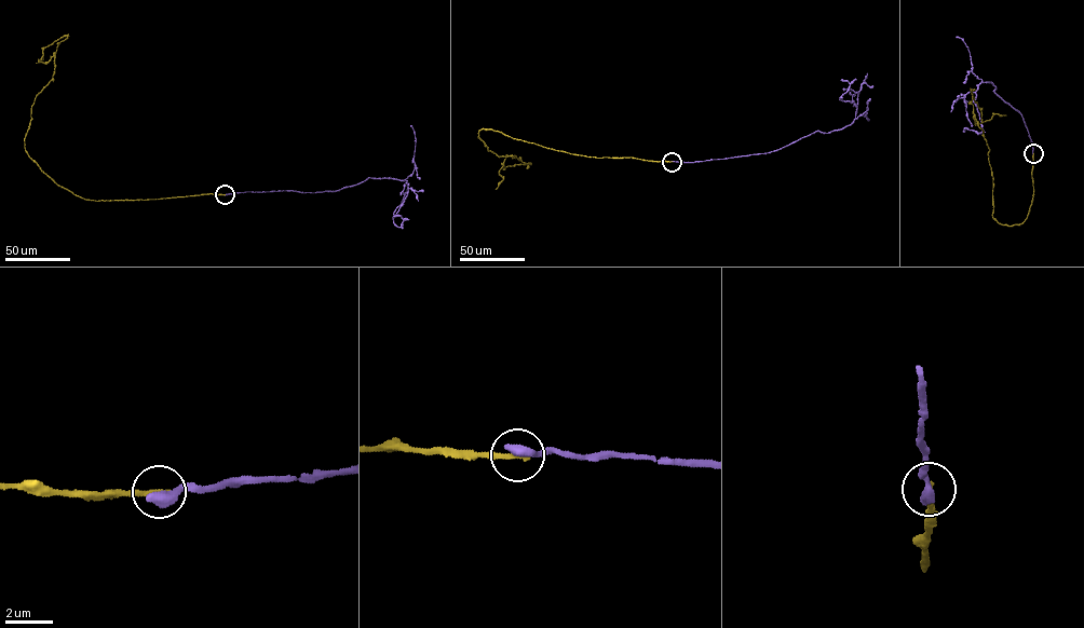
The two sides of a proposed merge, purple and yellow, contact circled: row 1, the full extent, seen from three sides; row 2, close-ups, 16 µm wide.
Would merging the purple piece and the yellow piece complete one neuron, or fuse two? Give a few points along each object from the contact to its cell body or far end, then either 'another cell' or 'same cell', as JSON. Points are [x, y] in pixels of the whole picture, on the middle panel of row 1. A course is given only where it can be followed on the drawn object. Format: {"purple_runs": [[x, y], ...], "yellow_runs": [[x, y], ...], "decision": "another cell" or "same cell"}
{"purple_runs": [[672, 161], [766, 153], [816, 132], [842, 128], [853, 121], [856, 107], [840, 99], [850, 83], [841, 80]], "yellow_runs": [[672, 161], [572, 154], [482, 128], [478, 137], [488, 151], [530, 163], [504, 167], [501, 163]], "decision": "another cell"}

